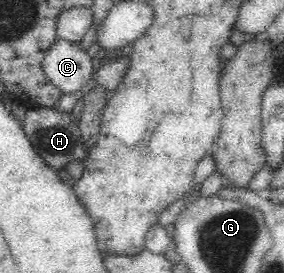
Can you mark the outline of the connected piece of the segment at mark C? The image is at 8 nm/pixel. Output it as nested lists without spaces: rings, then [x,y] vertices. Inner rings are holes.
[[[61,39],[47,49],[43,68],[46,77],[61,94],[81,90],[93,74],[93,62],[89,53],[79,48],[79,42]]]

